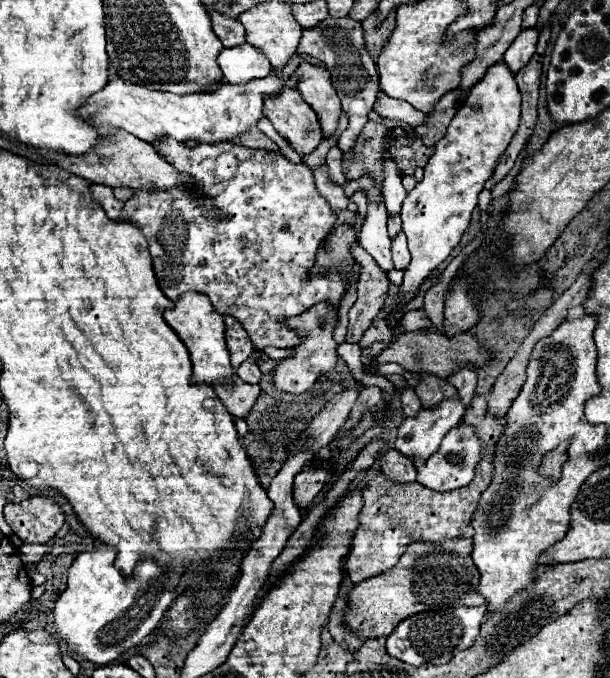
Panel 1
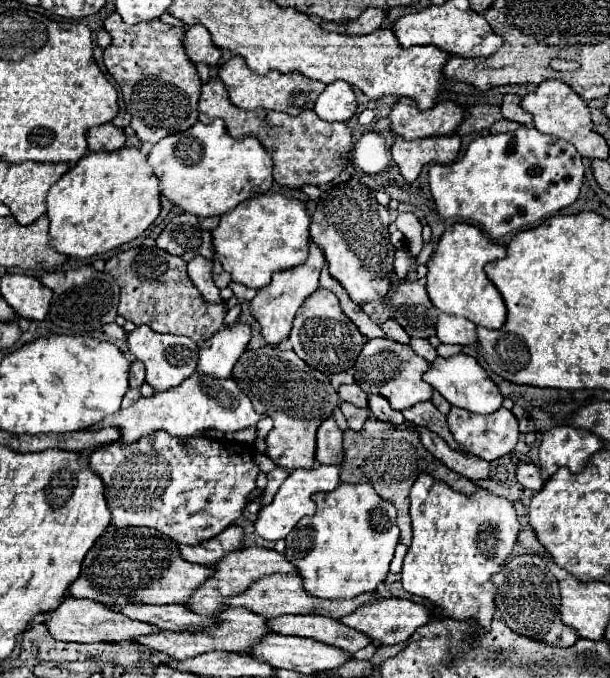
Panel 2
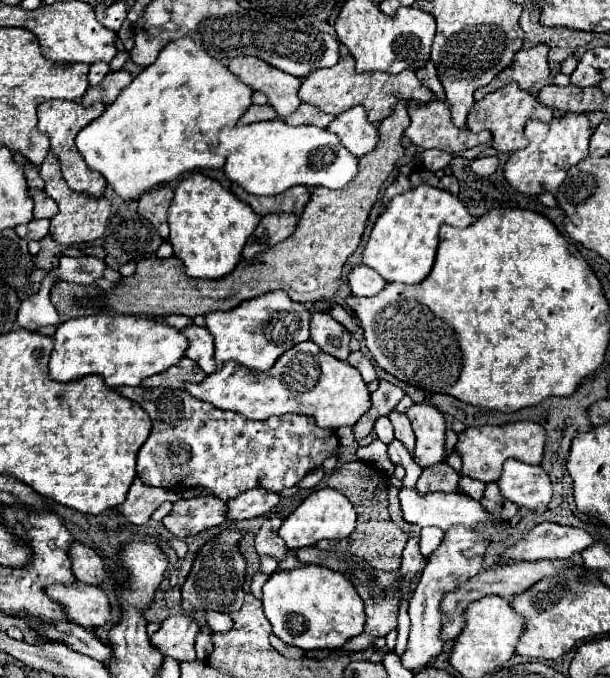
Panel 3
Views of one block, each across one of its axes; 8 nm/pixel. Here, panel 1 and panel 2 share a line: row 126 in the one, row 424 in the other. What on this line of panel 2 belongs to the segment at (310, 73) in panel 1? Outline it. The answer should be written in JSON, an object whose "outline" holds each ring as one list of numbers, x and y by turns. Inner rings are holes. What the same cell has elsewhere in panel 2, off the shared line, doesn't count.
{"outline":[[328,418,318,428,316,462,318,464,342,464,342,460,344,460,342,430,336,426,334,418]]}

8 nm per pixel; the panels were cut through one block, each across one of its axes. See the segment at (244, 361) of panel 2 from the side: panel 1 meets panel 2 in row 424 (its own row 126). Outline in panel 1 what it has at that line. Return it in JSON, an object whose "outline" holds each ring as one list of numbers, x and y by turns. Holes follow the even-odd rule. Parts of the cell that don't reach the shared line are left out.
{"outline":[[284,88,276,98,268,100,264,106,264,116,298,154,308,154,322,142,316,112,300,98,296,90]]}

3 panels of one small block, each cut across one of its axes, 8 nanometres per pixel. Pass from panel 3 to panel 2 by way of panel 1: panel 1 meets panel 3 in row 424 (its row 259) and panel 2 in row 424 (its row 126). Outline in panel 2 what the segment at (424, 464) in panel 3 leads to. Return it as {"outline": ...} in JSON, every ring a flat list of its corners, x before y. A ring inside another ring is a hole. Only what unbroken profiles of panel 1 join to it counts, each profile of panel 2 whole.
{"outline":[[452,406,446,418,448,418,448,428,450,428,454,440,458,442,460,450,464,450,468,454,474,454,482,460,494,462,502,456,508,456,518,442,518,434,520,434,518,432,518,420,506,408,498,408,492,414,480,416,480,414,472,414,472,412,466,412,466,410,460,410,460,408]]}

